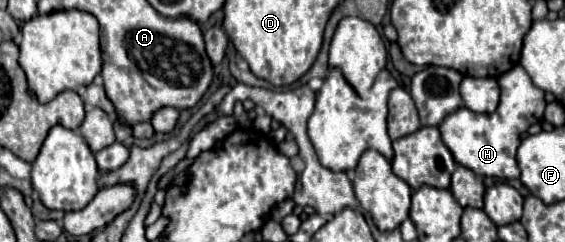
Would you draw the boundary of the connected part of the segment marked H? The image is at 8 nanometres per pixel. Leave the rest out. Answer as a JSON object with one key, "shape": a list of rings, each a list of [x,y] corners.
{"shape":[[[521,65],[509,69],[497,81],[501,87],[501,99],[499,99],[499,107],[493,113],[475,113],[467,107],[459,107],[457,111],[449,113],[443,119],[439,131],[453,159],[459,165],[469,167],[475,175],[517,179],[519,165],[515,153],[521,143],[519,135],[525,133],[533,123],[539,123],[543,119],[545,99],[543,99],[543,91],[533,85],[529,73]]]}

